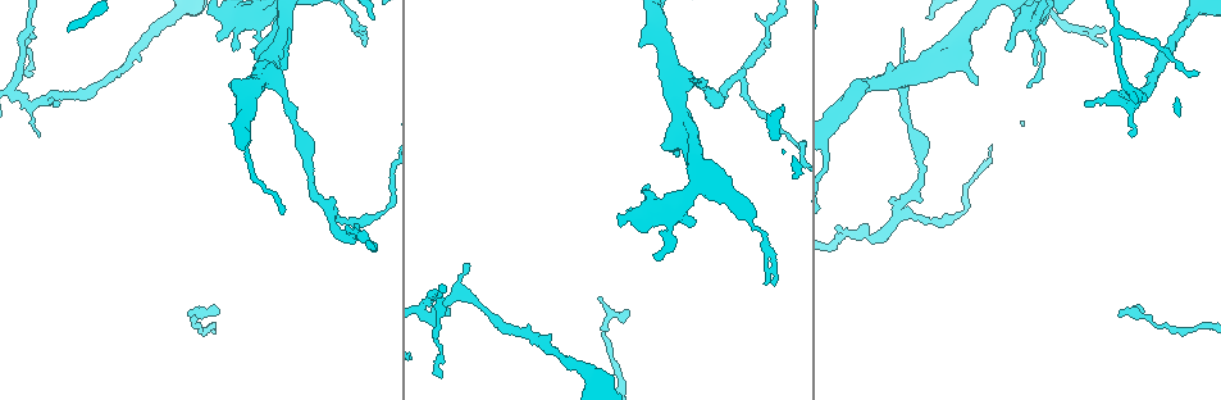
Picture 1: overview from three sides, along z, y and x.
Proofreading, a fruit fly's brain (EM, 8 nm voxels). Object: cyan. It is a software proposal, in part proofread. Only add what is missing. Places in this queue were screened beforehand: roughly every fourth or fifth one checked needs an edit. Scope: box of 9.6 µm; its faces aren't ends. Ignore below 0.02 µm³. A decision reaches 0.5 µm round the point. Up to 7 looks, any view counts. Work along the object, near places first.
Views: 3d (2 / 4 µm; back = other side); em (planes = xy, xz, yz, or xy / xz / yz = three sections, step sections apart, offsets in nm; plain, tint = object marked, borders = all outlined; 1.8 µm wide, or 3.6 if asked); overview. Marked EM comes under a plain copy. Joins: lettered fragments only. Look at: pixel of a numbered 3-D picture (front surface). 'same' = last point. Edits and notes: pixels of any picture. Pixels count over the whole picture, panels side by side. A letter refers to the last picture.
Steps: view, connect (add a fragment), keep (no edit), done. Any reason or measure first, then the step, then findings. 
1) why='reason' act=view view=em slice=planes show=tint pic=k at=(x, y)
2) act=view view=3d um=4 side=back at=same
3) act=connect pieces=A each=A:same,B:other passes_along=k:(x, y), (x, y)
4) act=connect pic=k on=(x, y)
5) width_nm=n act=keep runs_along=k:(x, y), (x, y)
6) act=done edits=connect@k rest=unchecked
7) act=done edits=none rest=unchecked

why='tapers out' act=view view=3d um=2 pic=1 at=(364, 44)

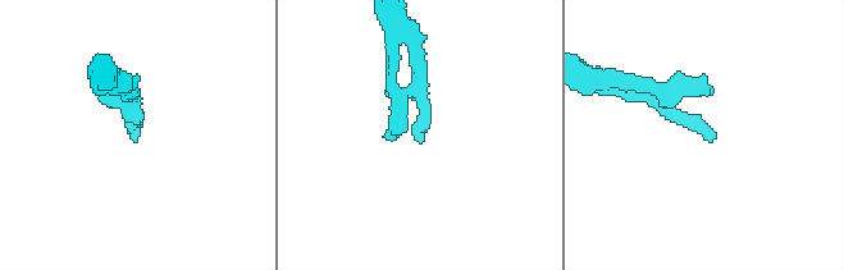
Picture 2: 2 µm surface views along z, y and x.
act=view view=em slice=planes show=borders pic=2 at=(708, 142)

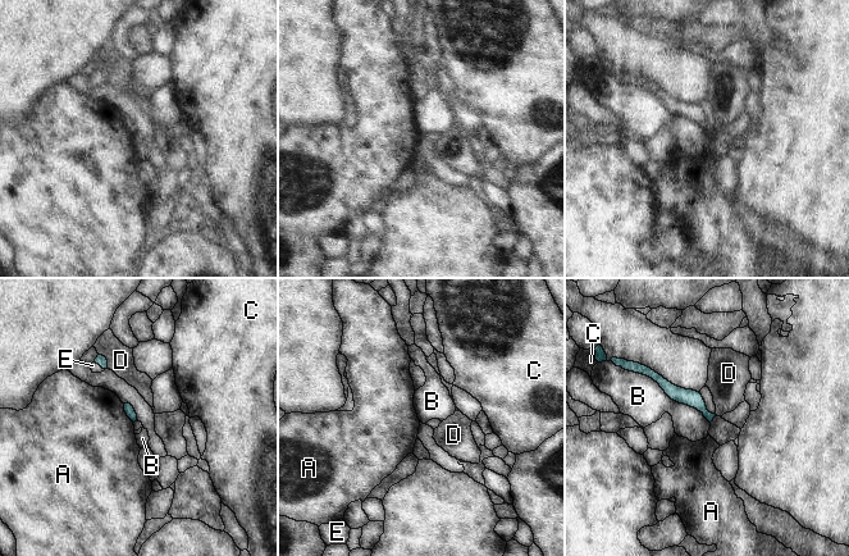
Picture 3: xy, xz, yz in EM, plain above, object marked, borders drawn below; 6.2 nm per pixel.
longest_contact=B:600nm act=connect pieces=E each=A:other,B:other,C:other,D:other,E:same found='it goes on there'

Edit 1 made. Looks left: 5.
why='redraw' act=view view=overview

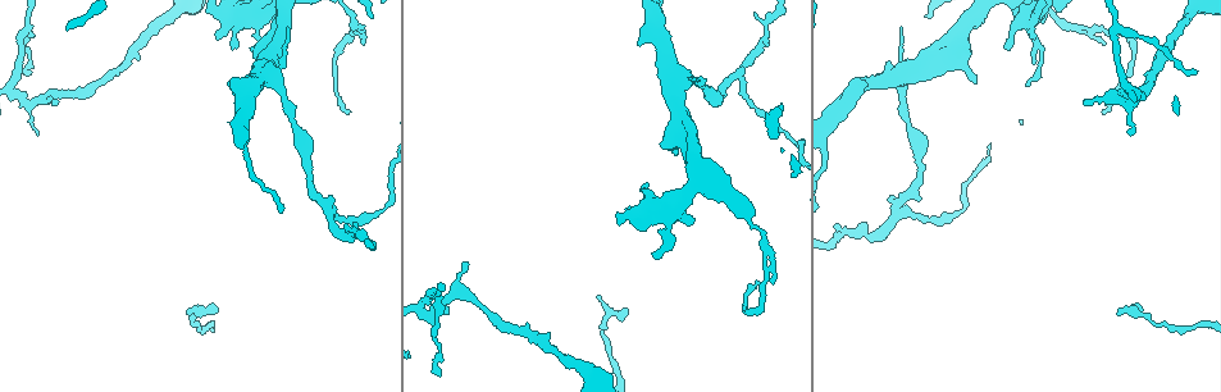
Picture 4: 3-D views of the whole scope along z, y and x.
why='branch stops here' act=view view=3d um=4 pic=4 at=(1028, 86)

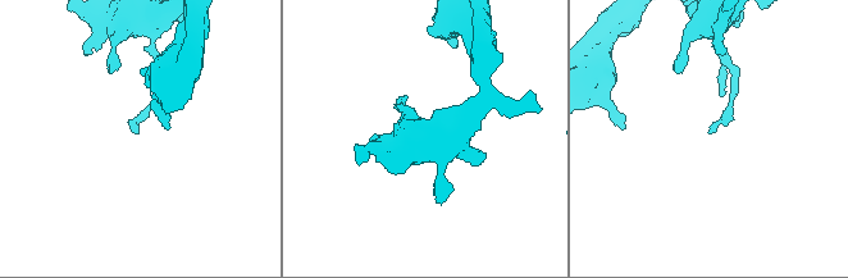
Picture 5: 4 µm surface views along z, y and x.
act=view view=em slice=planes show=borders pic=5 at=(138, 133)

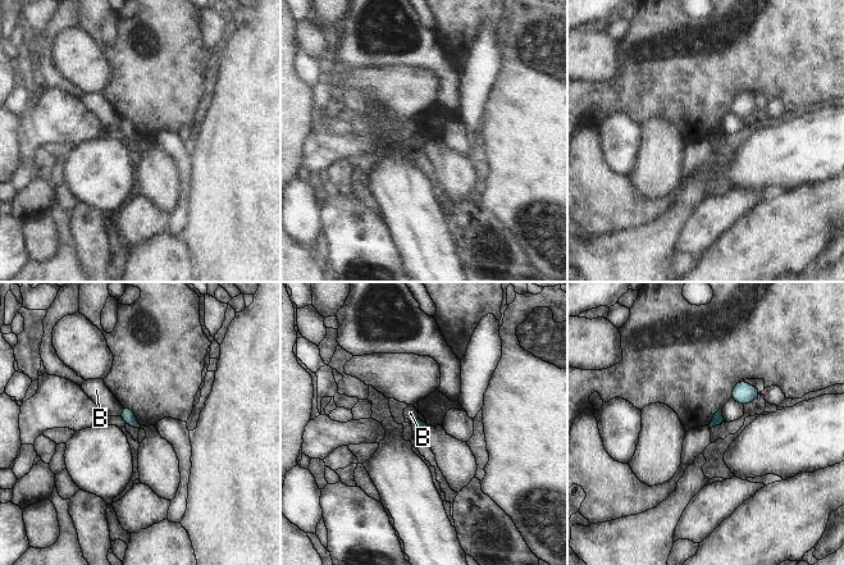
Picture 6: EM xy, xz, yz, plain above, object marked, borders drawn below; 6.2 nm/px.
act=keep each=B:other border=6:(122, 406), (119, 415) found='none of them fits'

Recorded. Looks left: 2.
why='tapers out' act=view view=3d um=2 pic=4 at=(438, 376)

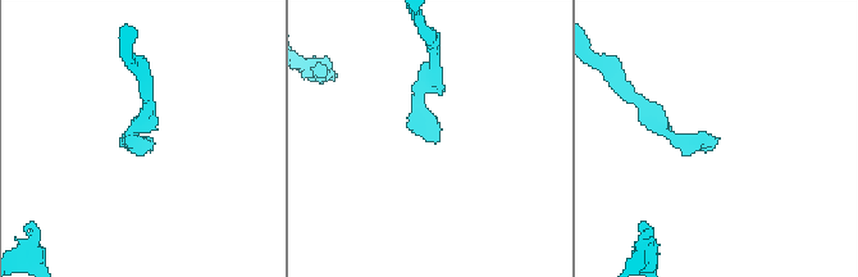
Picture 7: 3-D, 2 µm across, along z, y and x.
act=view view=em slice=planes show=borders pic=7 at=(717, 140)

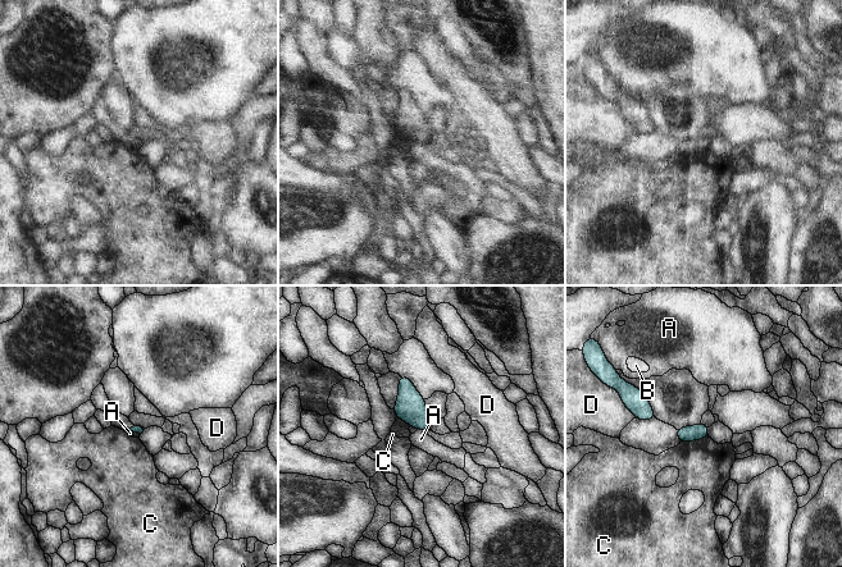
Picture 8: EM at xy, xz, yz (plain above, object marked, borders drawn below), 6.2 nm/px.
longest_contact=C:190nm act=keep each=A:other,B:other,C:other,D:other border=8:(417, 429), (426, 431) found='none of them fits'

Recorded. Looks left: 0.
act=done edits=connect@3 rest=unchecked

